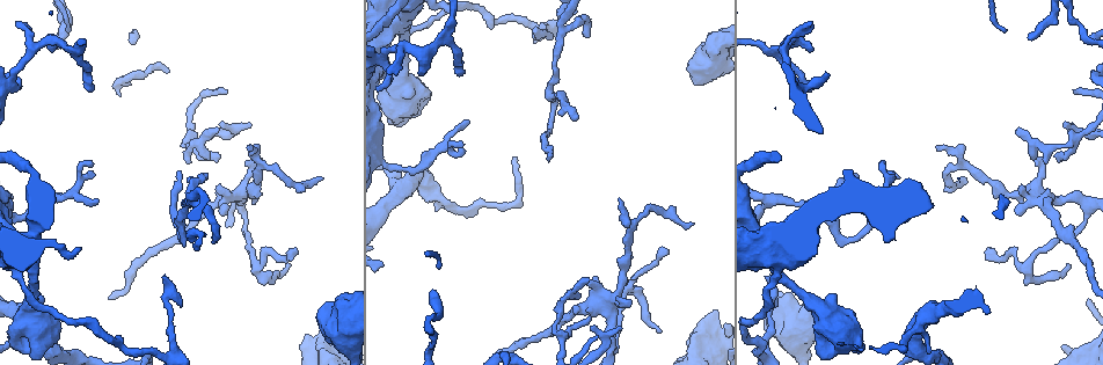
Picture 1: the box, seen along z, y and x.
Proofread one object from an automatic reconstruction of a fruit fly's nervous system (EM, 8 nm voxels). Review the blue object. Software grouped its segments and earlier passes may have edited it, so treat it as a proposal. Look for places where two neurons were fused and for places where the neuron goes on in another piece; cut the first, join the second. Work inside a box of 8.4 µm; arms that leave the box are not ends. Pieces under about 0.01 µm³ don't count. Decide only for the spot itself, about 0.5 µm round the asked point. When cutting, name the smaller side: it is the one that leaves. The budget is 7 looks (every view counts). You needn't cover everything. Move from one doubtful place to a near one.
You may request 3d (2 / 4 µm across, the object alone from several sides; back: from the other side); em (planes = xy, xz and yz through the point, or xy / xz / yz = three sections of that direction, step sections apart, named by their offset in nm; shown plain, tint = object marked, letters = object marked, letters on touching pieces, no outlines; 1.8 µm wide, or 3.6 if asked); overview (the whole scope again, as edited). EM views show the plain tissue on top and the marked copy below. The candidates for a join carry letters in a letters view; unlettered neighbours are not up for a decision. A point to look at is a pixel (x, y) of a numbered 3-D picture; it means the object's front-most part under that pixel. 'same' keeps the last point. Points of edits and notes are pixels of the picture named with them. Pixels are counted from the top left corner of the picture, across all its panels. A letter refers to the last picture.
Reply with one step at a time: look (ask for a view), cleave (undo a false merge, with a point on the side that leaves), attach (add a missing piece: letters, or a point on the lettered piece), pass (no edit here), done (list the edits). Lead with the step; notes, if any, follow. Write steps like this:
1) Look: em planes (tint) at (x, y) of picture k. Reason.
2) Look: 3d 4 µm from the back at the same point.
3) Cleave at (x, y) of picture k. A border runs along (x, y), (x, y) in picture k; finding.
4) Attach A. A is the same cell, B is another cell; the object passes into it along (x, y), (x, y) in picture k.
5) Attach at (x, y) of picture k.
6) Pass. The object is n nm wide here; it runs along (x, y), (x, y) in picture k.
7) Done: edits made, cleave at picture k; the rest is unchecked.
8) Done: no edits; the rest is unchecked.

Look: em yz step 16 (tint) at (207, 177) of picture 1. Thin end.

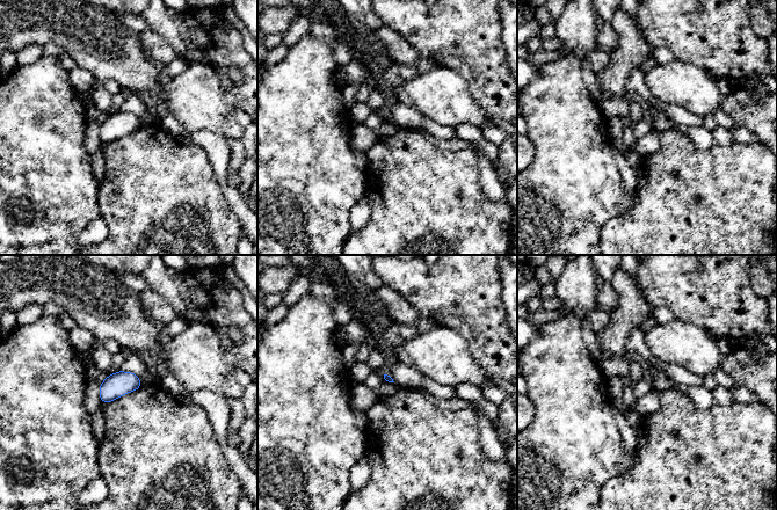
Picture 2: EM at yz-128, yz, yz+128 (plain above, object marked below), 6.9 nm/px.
Look: em planes (letters) at the same point. Another direction.

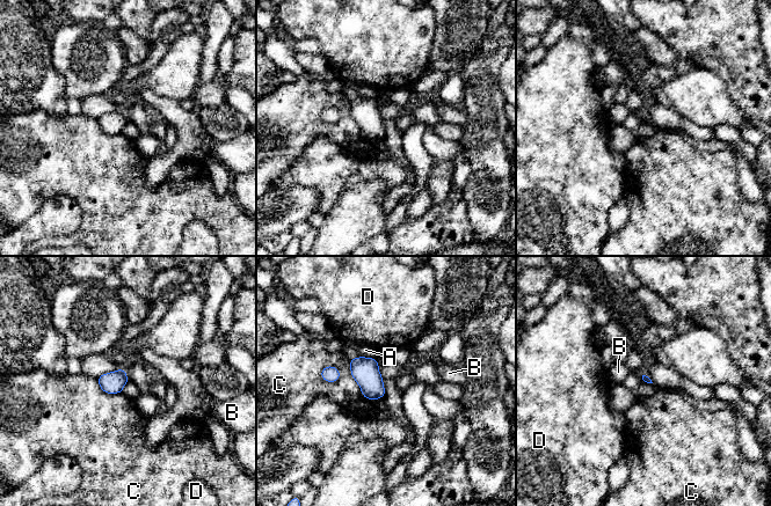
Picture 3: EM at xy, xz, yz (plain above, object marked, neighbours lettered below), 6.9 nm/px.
Pass. A, B, C and D are other cells; a border runs along (320, 371), (325, 380), (340, 378) in picture 3; no lettered piece goes on from it.

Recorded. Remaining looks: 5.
Look: em 3.6 µm xz step 16 (letters) at (762, 253) of picture 1. Thick turns thin.

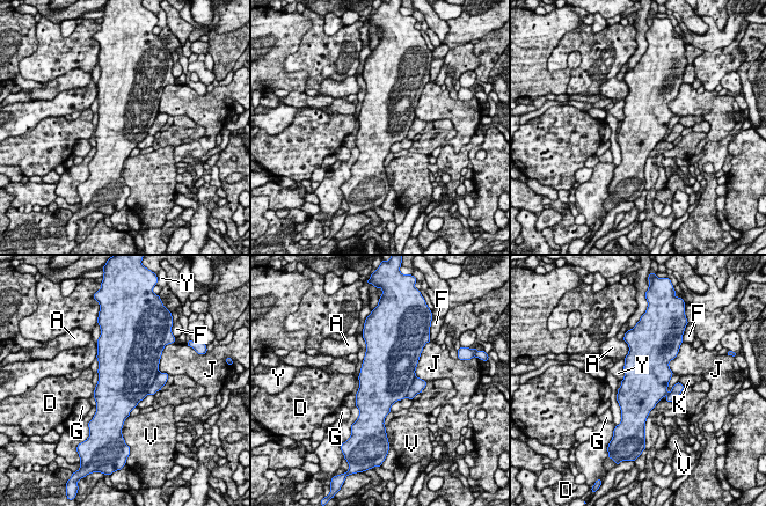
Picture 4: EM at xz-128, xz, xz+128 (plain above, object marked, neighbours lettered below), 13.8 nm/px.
Pass. The object is 650 nm wide here; A, D, F, G, J, K, V and Y are other cells; a border runs along (624, 359), (624, 379), (621, 381) in picture 4; continuous, no second neuron.

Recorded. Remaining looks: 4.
Look: em xz step 8 (letters) at (656, 331) of picture 1. Branch stops here.

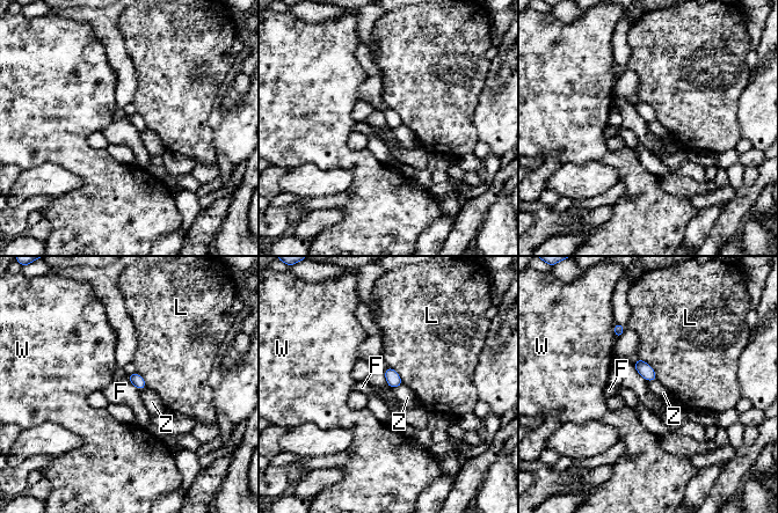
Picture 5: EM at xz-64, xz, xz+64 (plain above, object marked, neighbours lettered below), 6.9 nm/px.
Look: em planes (letters) at the same point. Cut it another way.

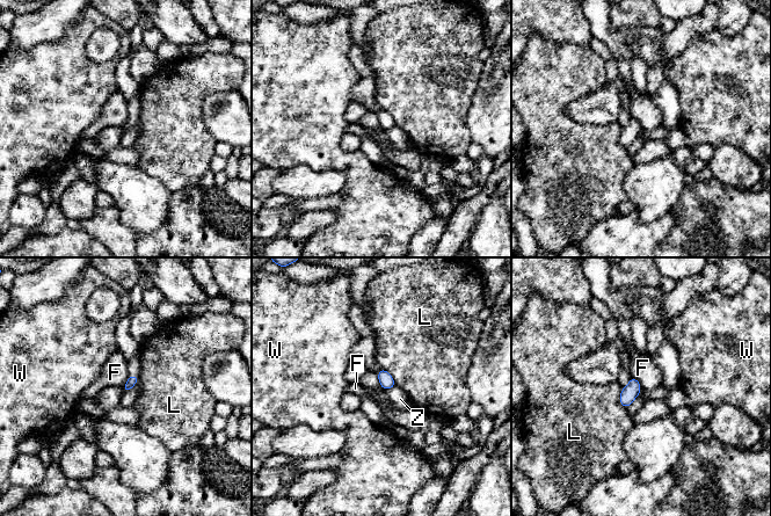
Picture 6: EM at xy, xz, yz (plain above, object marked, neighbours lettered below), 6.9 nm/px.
Pass. F, L, W and Z are other cells; a border runs along (130, 376), (123, 387) in picture 6; none of them fits.

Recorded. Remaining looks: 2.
Done: no edits; the rest is unchecked.

